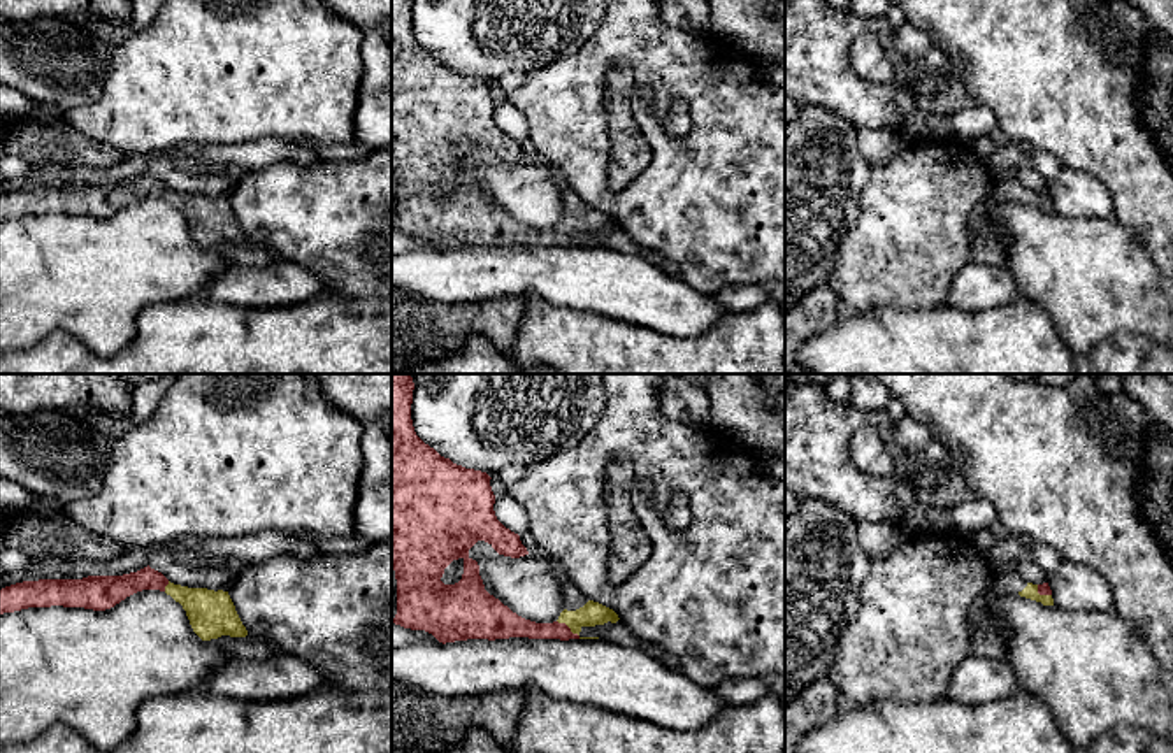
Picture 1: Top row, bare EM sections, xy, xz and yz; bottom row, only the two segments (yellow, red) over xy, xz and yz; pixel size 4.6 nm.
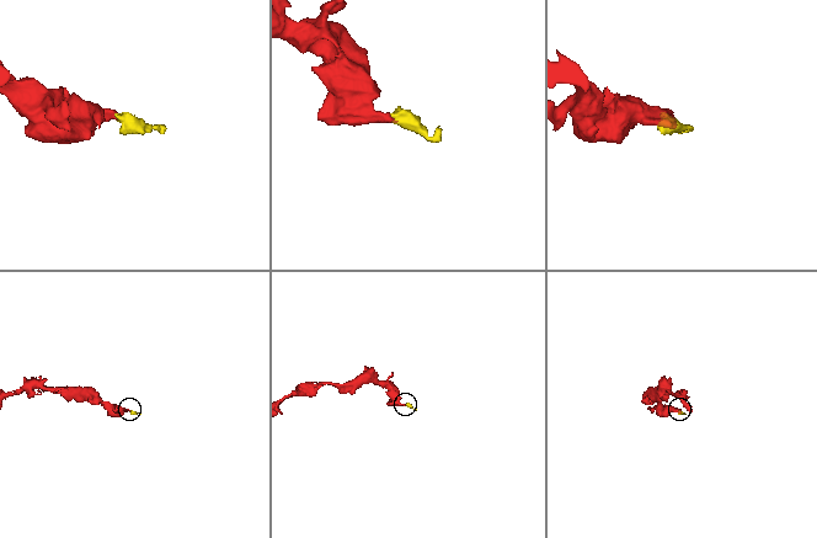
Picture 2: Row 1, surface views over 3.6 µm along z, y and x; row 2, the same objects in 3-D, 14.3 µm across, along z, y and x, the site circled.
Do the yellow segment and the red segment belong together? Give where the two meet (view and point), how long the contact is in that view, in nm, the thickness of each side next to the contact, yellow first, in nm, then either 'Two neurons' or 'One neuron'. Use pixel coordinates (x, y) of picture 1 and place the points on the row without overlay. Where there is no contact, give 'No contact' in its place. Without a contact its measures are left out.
Touches yellow at xz (569, 234). Shared border 140 nm. Thickness 110 nm (yellow) against 100 nm. One neuron

